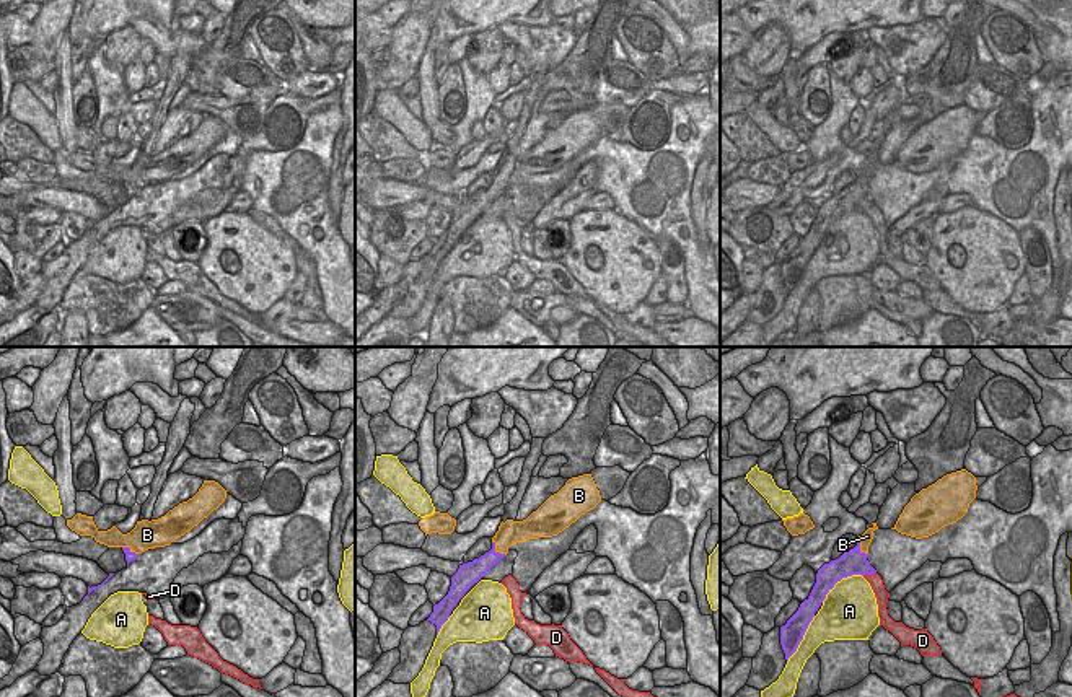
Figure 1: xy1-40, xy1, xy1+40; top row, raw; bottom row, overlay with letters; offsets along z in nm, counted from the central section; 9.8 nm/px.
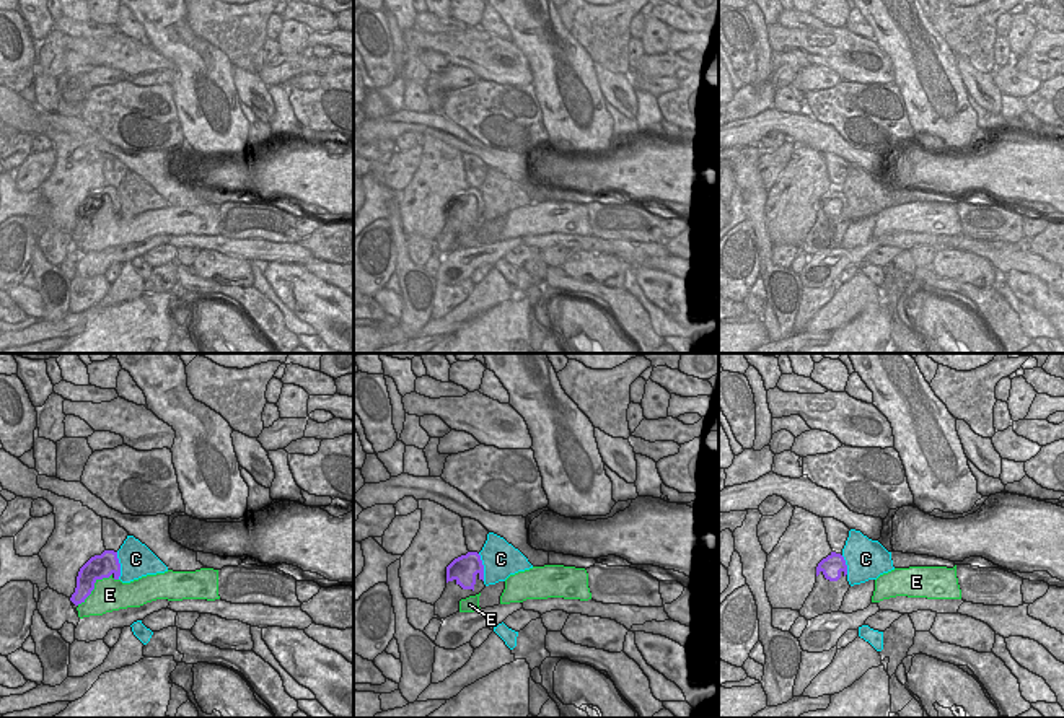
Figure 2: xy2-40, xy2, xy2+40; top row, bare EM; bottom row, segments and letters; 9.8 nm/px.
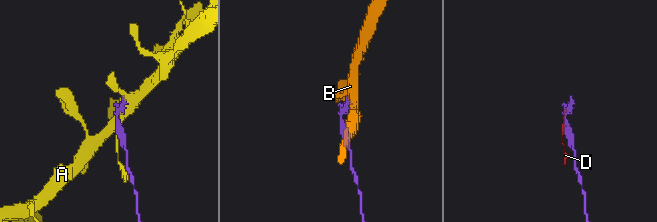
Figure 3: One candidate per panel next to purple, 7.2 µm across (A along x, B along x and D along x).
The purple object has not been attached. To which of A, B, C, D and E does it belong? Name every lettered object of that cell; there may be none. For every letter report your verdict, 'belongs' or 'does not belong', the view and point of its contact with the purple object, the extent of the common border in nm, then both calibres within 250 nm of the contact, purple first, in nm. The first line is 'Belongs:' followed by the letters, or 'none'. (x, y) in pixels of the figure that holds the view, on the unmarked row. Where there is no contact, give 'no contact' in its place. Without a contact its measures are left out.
Belongs: none
A: does not belong; meets purple in xy1+40 at (839, 215); contact 500 nm long; 260 nm thick on the purple side, 460 nm on the other
B: does not belong; meets purple in xy1 at (497, 188); contact 200 nm long; 180 nm thick on the purple side, 240 nm on the other
C: does not belong; meets purple in xy2-40 at (119, 201); contact 280 nm long; 240 nm thick on the purple side, 340 nm on the other
D: does not belong; meets purple in xy1+40 at (869, 209); contact 150 nm long; 260 nm thick on the purple side, 140 nm on the other
E: does not belong; meets purple in xy2-40 at (93, 222); contact 460 nm long; 240 nm thick on the purple side, 320 nm on the other

